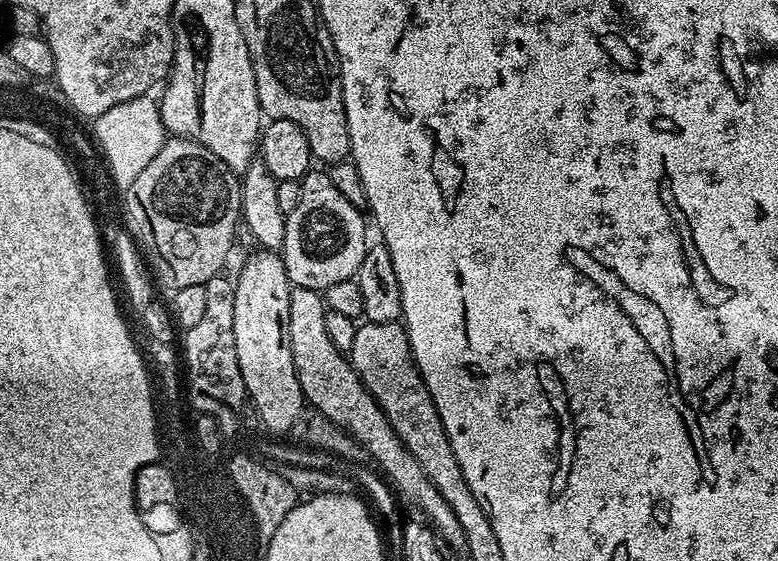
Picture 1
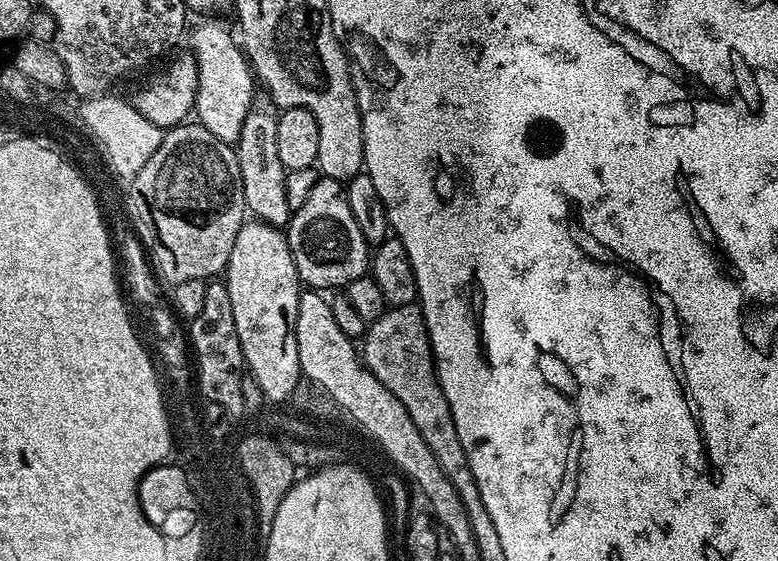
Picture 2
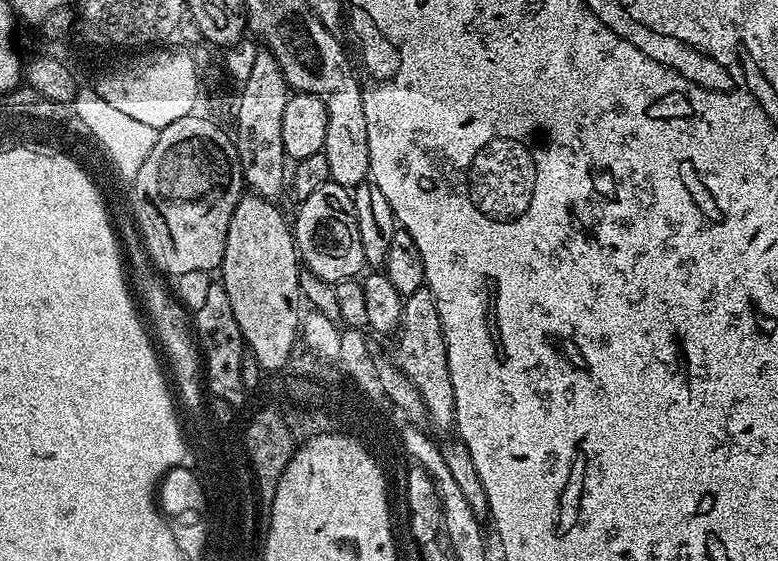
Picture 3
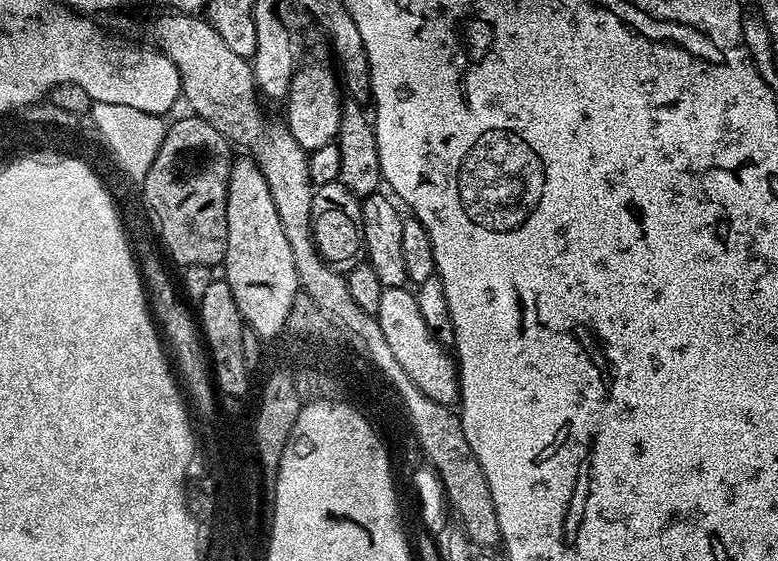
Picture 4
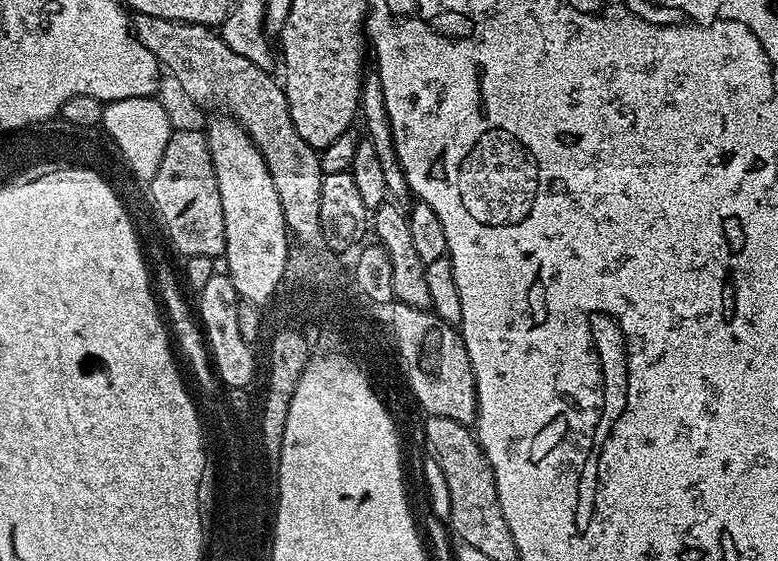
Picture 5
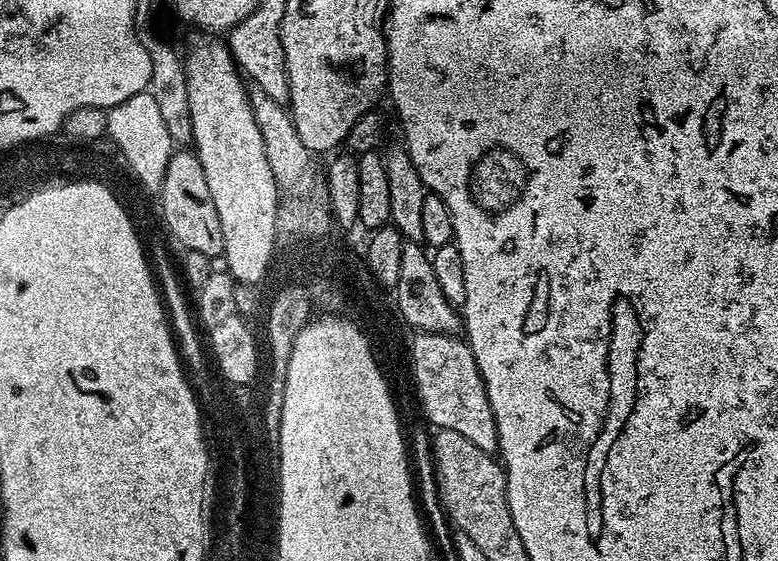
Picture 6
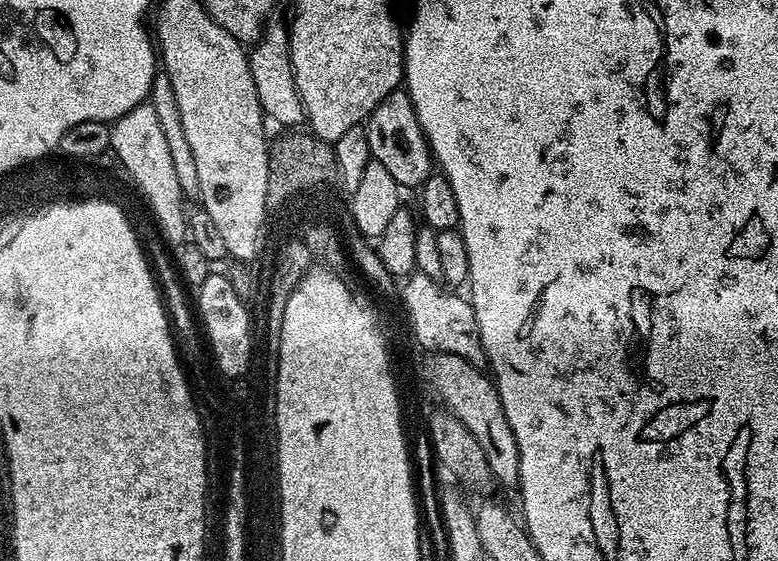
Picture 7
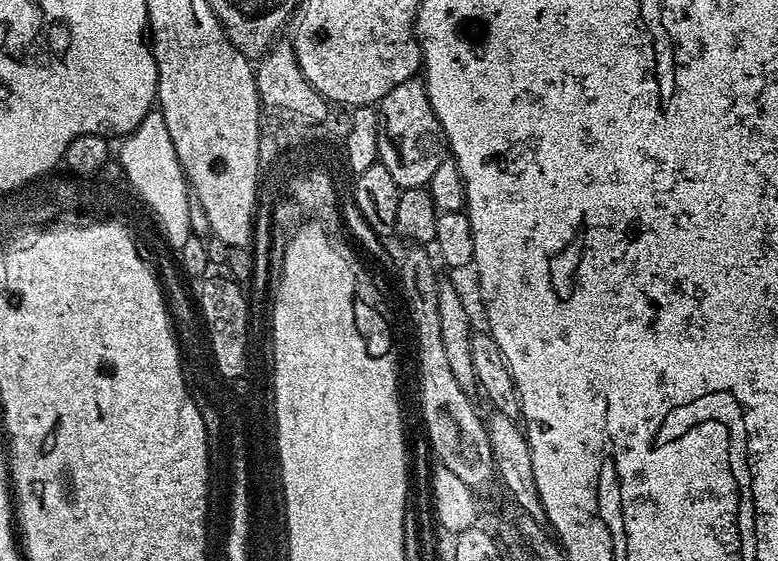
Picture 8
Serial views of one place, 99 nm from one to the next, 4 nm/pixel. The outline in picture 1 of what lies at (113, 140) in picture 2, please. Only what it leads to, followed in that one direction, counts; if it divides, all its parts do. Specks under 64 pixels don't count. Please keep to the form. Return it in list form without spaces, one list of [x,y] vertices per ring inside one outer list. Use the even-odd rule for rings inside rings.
[[[151,95],[130,98],[130,102],[122,102],[114,106],[114,110],[106,110],[106,114],[95,117],[95,143],[101,153],[104,151],[105,162],[103,163],[107,169],[116,172],[118,178],[126,174],[128,174],[128,181],[130,181],[130,174],[133,178],[138,178],[138,174],[142,174],[142,170],[150,166],[158,150],[162,150],[166,133],[160,117],[160,105],[155,99],[152,99]]]

